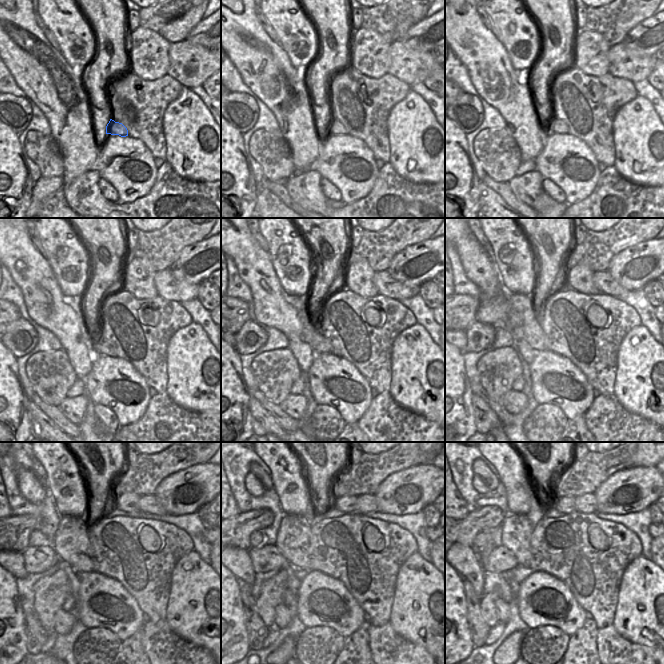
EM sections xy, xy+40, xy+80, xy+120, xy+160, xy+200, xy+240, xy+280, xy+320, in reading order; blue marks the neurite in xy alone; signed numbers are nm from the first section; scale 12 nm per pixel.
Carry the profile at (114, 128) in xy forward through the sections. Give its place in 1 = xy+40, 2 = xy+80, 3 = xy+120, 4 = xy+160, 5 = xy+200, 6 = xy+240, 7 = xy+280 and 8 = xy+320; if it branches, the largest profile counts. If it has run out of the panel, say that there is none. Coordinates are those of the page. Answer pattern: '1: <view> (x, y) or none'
1: xy+40 (334, 126)
2: xy+80 (554, 125)
3: xy+120 (97, 345)
4: xy+160 (311, 335)
5: xy+200 (521, 309)
6: xy+240 (71, 542)
7: xy+280 (293, 542)
8: xy+320 (517, 529)

